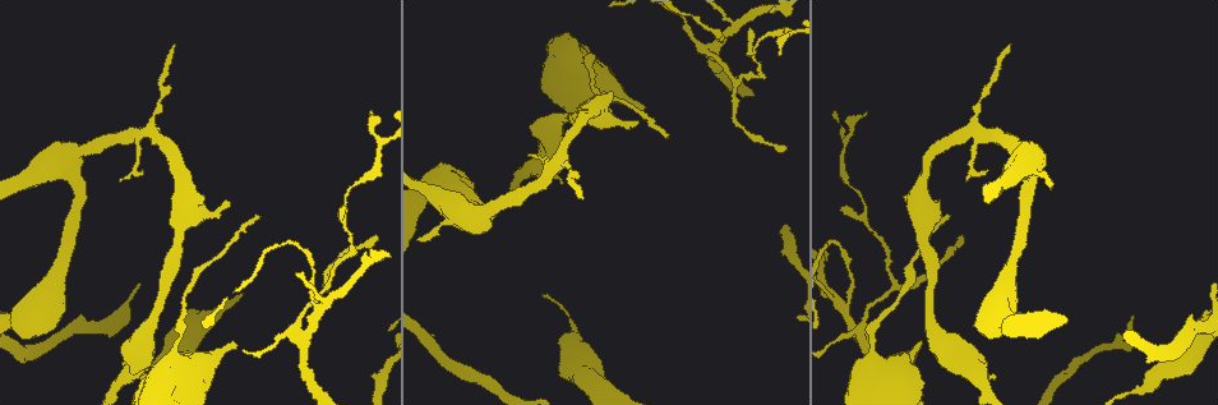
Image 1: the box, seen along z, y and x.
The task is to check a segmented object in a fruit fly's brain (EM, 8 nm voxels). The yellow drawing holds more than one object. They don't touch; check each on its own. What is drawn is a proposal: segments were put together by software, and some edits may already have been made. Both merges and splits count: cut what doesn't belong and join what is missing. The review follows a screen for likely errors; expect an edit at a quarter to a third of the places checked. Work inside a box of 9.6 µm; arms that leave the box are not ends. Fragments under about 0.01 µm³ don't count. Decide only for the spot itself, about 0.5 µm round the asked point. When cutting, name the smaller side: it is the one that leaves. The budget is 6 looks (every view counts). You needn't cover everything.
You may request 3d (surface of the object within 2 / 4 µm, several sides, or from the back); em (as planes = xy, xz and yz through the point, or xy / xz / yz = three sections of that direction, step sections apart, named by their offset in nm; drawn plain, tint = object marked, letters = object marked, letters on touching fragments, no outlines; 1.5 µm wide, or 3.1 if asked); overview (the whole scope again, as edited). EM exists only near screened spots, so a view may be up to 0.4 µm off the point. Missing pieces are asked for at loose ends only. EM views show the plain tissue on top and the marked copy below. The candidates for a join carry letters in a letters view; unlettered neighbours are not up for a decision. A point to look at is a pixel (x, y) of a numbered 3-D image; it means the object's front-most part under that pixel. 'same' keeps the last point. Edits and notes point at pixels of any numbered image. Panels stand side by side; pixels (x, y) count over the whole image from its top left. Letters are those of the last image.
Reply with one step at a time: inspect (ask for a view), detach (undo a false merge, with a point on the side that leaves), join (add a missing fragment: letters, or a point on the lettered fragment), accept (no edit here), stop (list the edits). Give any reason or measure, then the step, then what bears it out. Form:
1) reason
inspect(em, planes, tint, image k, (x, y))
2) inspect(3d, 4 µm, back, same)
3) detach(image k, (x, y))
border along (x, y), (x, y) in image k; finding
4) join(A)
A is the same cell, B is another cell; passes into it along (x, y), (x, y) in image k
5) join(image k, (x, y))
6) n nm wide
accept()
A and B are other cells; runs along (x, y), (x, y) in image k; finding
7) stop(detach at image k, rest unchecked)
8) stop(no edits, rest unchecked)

free end
inspect(em, planes, tint, image 1, (992, 375))

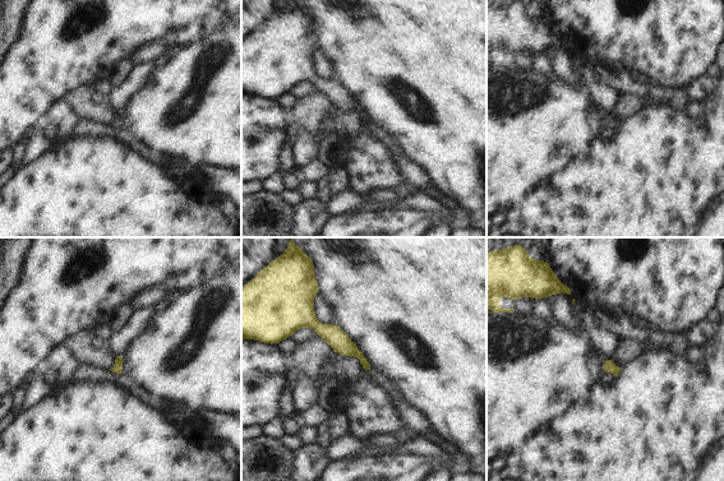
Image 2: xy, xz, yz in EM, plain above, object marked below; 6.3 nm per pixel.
see the neighbours
inspect(em, planes, letters, same)

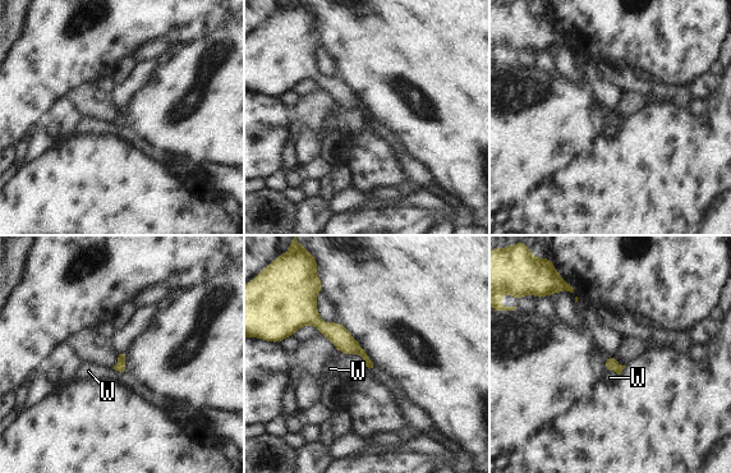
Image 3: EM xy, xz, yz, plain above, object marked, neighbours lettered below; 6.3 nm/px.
accept()
W is another cell; runs along (302, 318), (335, 331), (361, 352) in image 3; none of them fits

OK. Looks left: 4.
stops while still wide
inspect(3d, 2 µm, image 1, (918, 345))

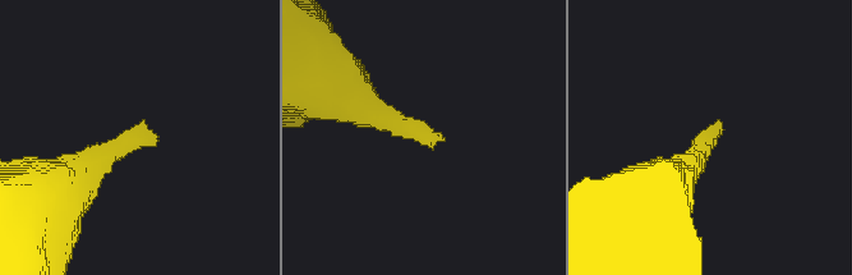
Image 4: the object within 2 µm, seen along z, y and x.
inspect(em, planes, letters, image 4, (154, 134))

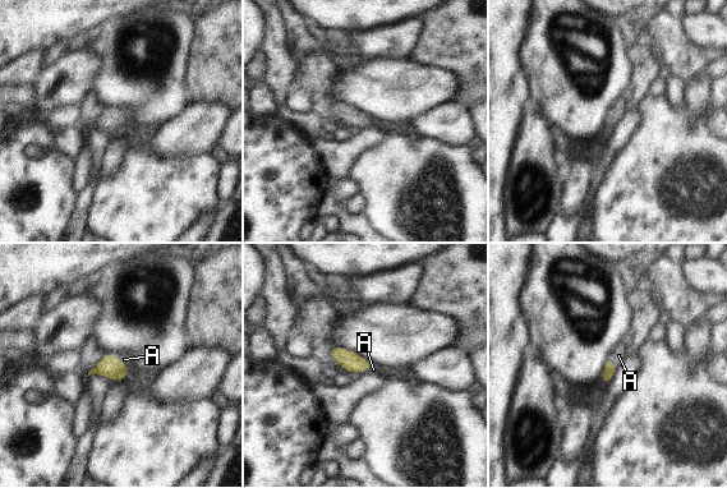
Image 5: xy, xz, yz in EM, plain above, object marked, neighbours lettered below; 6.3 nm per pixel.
join(A)
A is the same cell; passes into it along (109, 366), (120, 362), (124, 359) in image 5; it goes on there

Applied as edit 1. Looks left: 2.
sudden change in width
inspect(em, xy, step 8, tint, image 1, (317, 311))

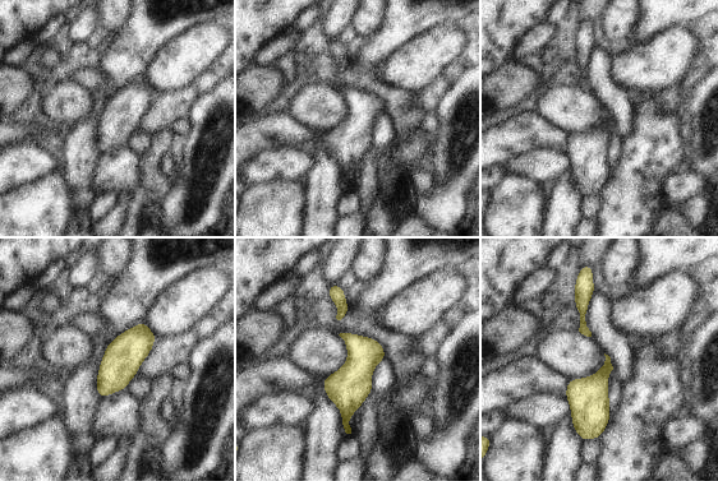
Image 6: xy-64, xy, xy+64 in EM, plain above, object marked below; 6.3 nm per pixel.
cut it another way
inspect(em, yz, step 4, letters, same)

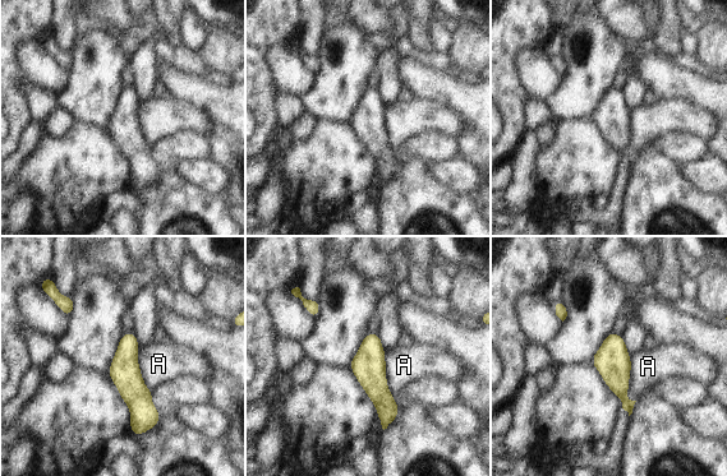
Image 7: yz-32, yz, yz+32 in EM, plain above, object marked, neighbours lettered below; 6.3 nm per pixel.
190 nm wide
accept()
A is another cell; border along (631, 356), (626, 392), (629, 406) in image 7; continuous, no second neuron

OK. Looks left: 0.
stop(join at image 5, rest unchecked)

